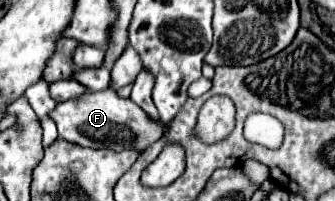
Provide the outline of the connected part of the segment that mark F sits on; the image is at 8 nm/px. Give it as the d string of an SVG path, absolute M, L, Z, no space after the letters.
M113 89L85 91L77 99L57 103L57 107L53 109L53 113L49 113L49 117L55 121L61 139L77 143L81 147L95 147L95 149L105 147L113 151L121 151L123 147L129 147L141 153L163 135L161 123L149 121L145 113L141 113L141 109L133 105L131 99L119 97Z

